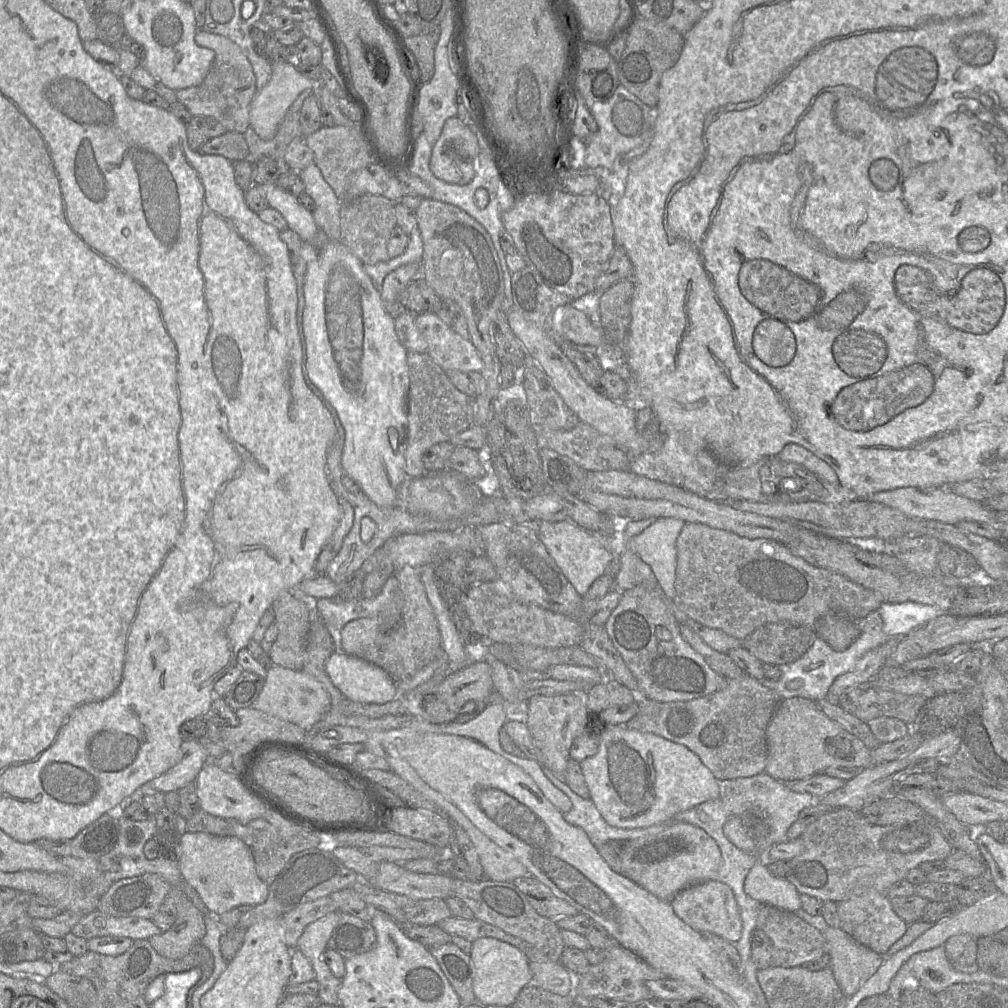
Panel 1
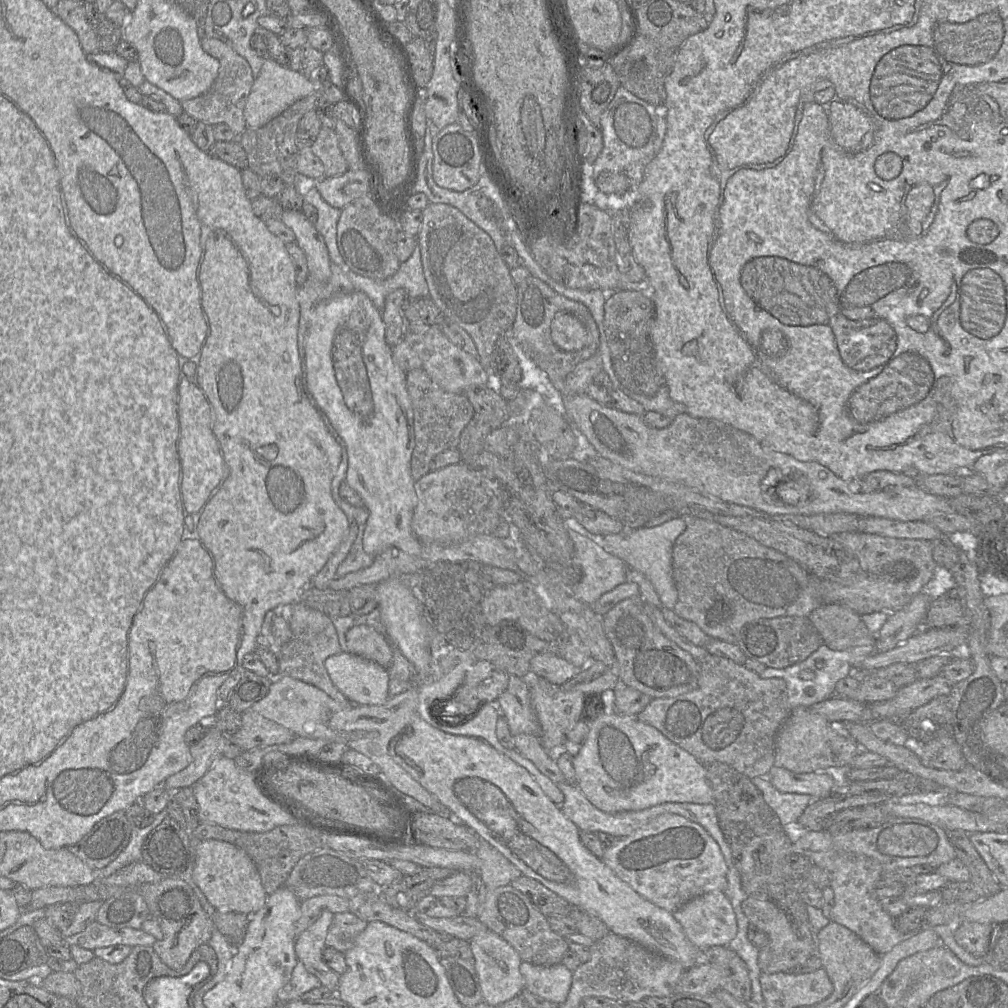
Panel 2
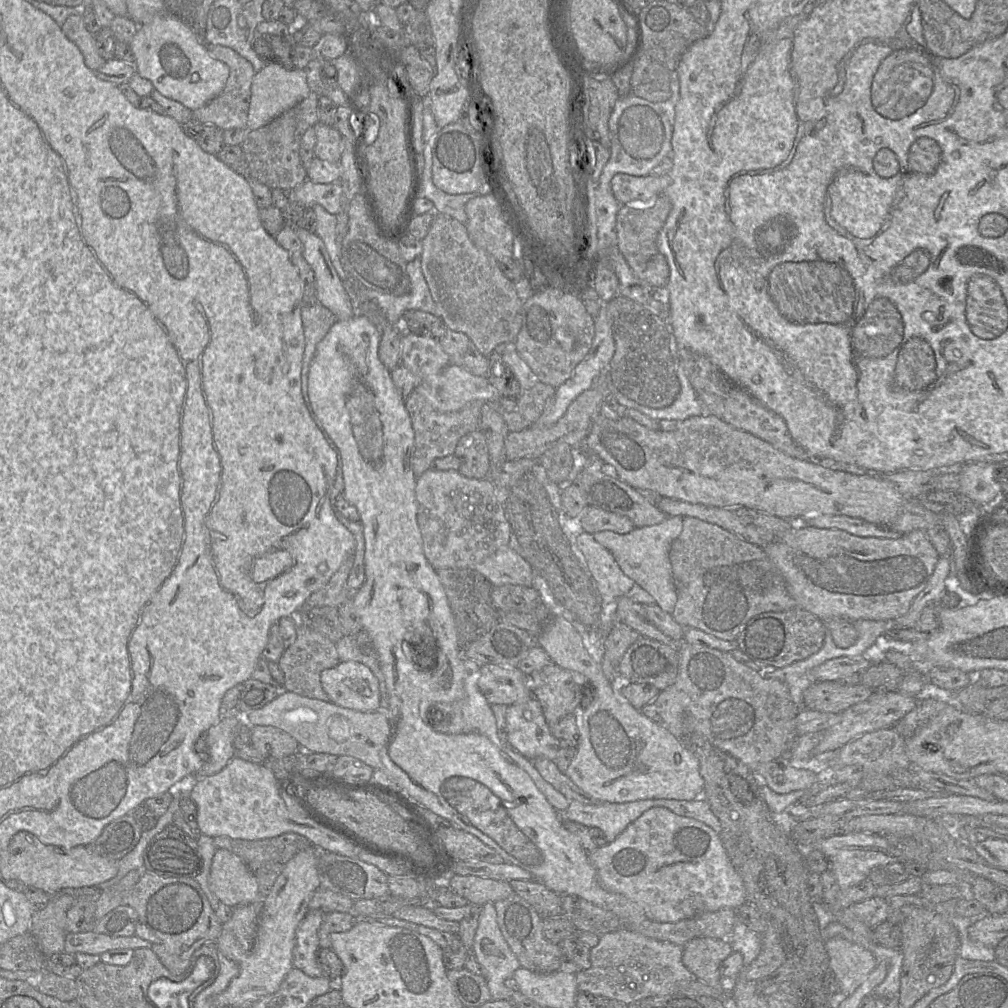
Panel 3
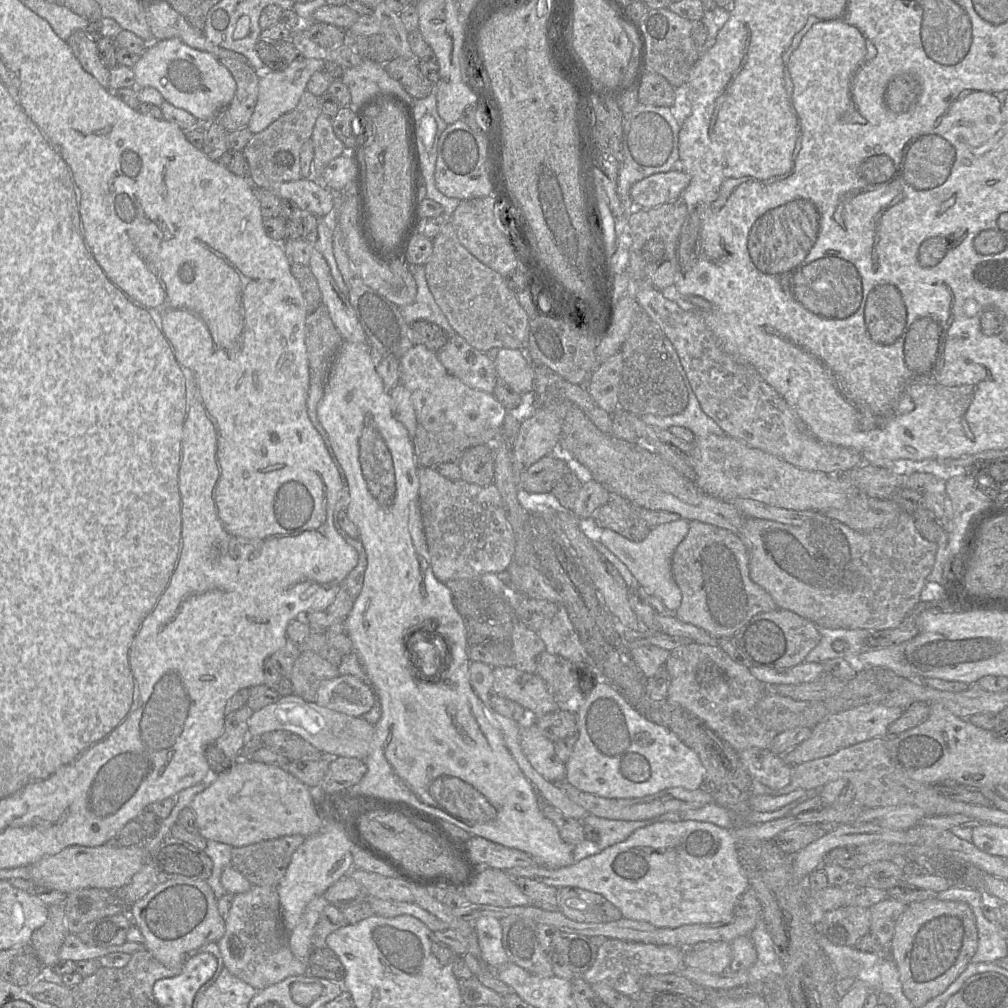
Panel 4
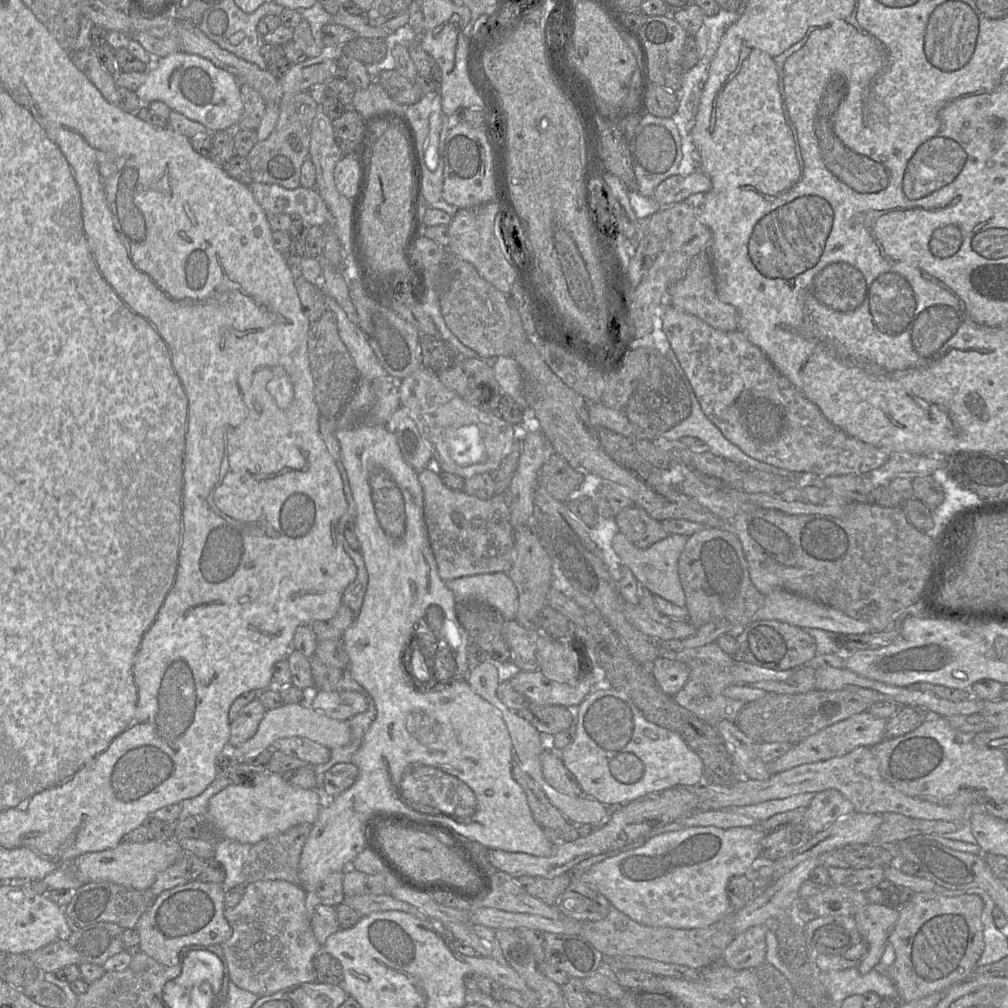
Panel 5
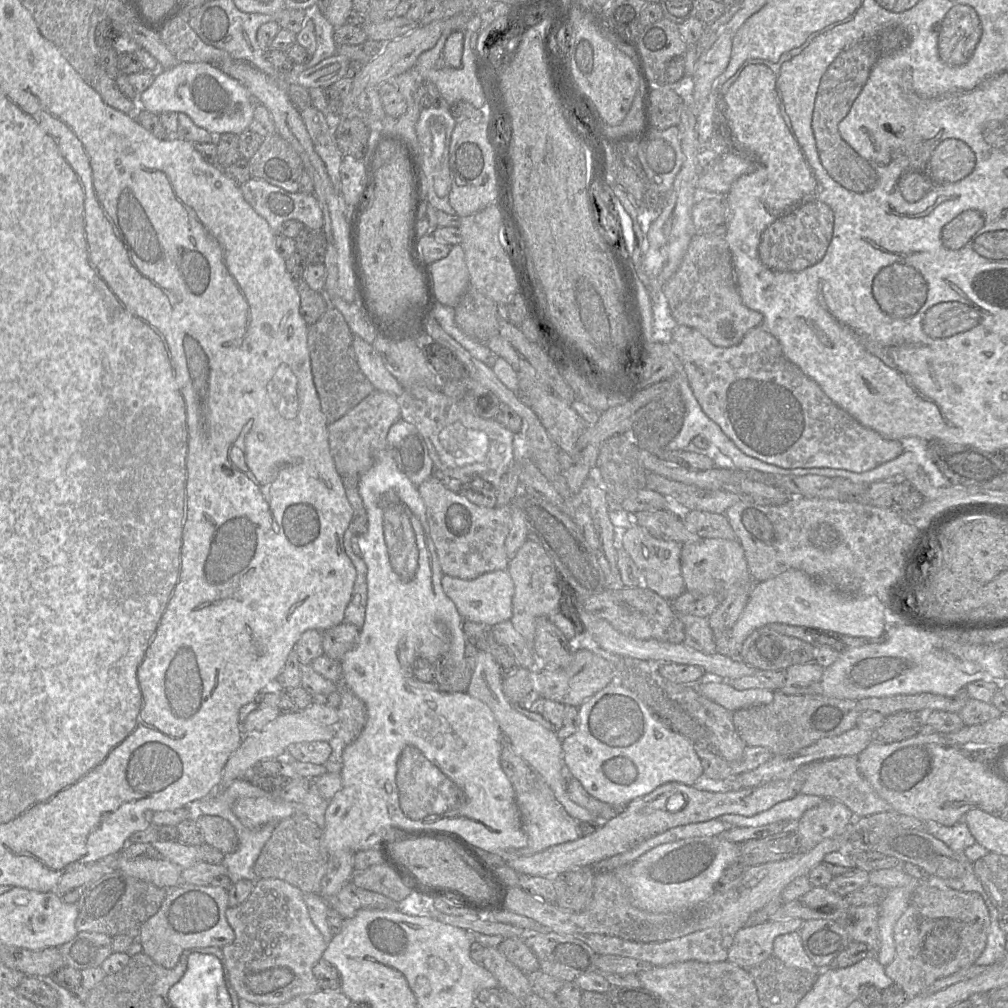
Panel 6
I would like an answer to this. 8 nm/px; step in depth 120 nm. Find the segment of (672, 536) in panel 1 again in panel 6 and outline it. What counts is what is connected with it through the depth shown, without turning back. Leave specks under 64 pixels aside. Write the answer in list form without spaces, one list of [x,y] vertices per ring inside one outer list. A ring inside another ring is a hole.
[[[636,523],[624,533],[621,541],[621,547],[628,552],[641,573],[642,584],[668,601],[685,591],[680,563],[682,546],[679,542],[656,538]]]

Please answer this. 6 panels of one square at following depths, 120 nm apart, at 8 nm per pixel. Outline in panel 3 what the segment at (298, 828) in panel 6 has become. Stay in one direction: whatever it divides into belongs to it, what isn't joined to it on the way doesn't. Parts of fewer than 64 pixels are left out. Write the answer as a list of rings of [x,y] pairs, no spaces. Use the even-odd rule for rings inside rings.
[[[286,832],[281,835],[259,840],[235,839],[228,836],[213,837],[215,846],[227,849],[238,855],[258,882],[261,897],[265,897],[271,890],[275,880],[281,873],[285,864],[299,851],[312,846],[311,842],[304,836],[295,832]]]

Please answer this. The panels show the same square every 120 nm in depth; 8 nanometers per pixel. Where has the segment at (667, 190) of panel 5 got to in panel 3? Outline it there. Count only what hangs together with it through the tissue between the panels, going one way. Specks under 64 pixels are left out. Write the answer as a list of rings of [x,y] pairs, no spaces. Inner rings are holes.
[[[617,173],[613,176],[610,186],[614,197],[622,205],[633,208],[650,208],[664,190],[670,185],[668,174],[656,176],[632,176]]]

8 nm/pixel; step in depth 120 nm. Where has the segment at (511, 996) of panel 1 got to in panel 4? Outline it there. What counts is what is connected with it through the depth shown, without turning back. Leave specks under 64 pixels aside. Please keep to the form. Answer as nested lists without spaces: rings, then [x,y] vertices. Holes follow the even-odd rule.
[[[484,915],[479,917],[473,925],[481,954],[489,968],[496,970],[509,963],[502,944],[500,920],[494,916]]]

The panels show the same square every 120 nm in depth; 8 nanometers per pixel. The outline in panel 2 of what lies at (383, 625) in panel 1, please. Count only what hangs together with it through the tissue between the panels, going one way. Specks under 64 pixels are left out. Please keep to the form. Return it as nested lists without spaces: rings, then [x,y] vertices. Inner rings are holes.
[[[357,625],[346,633],[347,652],[373,661],[381,667],[390,667],[394,647],[385,634],[370,626]]]

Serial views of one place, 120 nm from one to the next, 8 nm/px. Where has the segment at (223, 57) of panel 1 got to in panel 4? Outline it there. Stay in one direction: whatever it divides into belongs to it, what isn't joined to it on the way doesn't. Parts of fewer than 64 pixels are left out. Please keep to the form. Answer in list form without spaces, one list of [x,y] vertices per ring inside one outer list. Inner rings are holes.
[[[233,58],[219,59],[233,75],[236,93],[229,105],[219,110],[215,121],[227,131],[248,126],[258,98],[259,77],[249,64]]]

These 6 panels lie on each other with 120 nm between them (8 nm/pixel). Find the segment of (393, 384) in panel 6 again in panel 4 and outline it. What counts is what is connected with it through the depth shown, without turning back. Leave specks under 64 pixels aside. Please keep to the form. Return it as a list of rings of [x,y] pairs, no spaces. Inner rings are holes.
[[[315,248],[311,253],[308,267],[317,280],[322,296],[322,305],[327,308],[330,318],[343,341],[368,343],[366,334],[348,297],[341,292],[332,277],[326,260]]]

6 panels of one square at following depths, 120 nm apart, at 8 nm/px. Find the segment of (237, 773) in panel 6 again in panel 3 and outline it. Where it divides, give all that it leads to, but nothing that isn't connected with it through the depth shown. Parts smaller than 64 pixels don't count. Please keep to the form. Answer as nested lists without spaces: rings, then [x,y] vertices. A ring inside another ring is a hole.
[[[279,690],[271,702],[242,716],[250,725],[274,726],[293,736],[304,751],[352,756],[375,769],[382,769],[380,751],[388,741],[390,722],[386,711],[361,712],[341,707],[331,701],[308,698]]]

